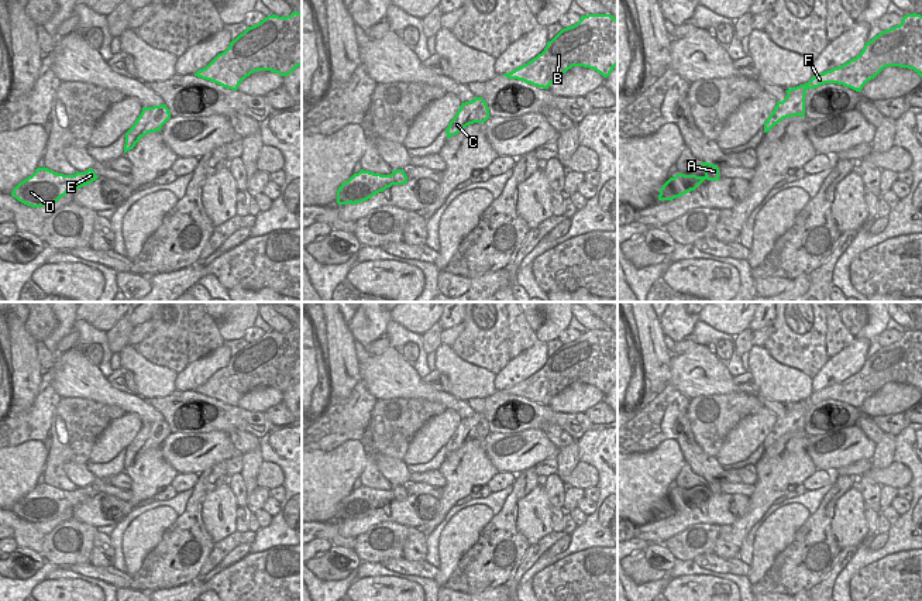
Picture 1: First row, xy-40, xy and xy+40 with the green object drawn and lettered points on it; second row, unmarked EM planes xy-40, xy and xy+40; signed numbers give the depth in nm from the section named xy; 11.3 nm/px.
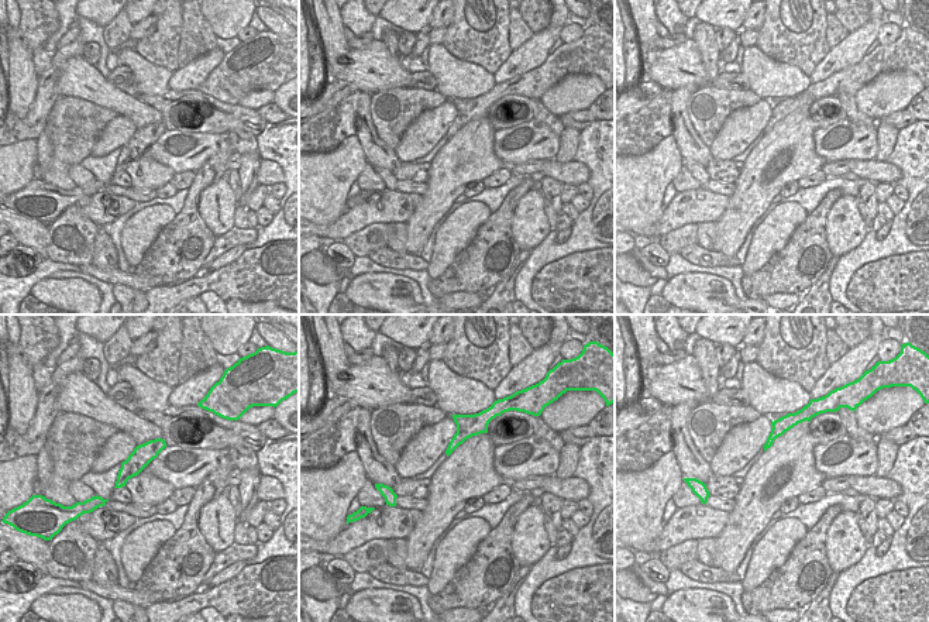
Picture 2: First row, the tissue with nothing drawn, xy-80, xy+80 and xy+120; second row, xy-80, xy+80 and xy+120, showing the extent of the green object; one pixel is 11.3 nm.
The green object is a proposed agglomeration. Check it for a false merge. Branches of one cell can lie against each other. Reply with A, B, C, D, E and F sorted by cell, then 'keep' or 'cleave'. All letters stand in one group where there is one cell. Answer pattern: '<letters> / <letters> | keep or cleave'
A / B C D E F | cleave

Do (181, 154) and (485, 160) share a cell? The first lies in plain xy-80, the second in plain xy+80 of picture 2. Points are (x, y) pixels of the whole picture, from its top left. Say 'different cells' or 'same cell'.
different cells

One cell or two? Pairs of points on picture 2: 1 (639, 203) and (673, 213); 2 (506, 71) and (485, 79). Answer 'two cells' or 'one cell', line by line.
1: two cells
2: two cells

